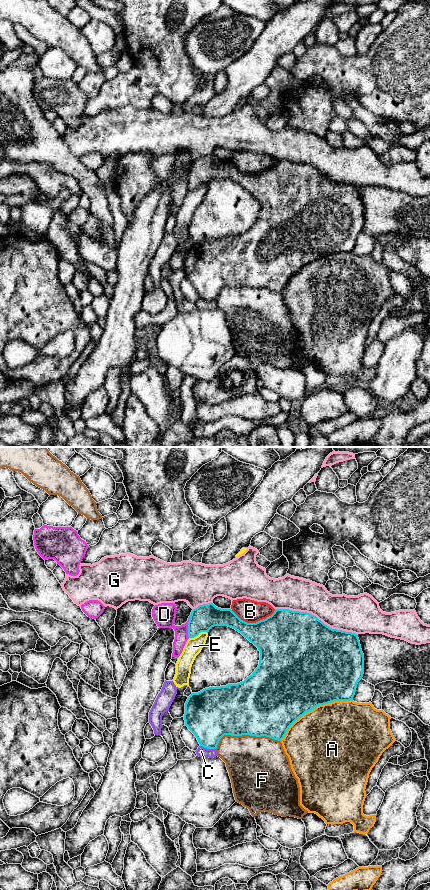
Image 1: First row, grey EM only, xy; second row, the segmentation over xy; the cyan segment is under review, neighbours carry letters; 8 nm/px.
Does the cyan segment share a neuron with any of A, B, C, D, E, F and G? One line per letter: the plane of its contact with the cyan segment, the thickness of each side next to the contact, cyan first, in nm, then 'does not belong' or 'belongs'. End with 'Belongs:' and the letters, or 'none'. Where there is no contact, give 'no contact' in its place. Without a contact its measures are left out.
A: contact in xy; calibres 500 and 480 nm; does not belong
B: contact in xy; calibres 400 and 190 nm; does not belong
C: contact in xy; calibres 380 and 80 nm; does not belong
D: contact in xy; calibres 200 and 190 nm; does not belong
E: contact in xy; calibres 200 and 140 nm; does not belong
F: contact in xy; calibres 480 and 440 nm; does not belong
G: contact in xy; calibres 500 and 280 nm; does not belong
Belongs: none

